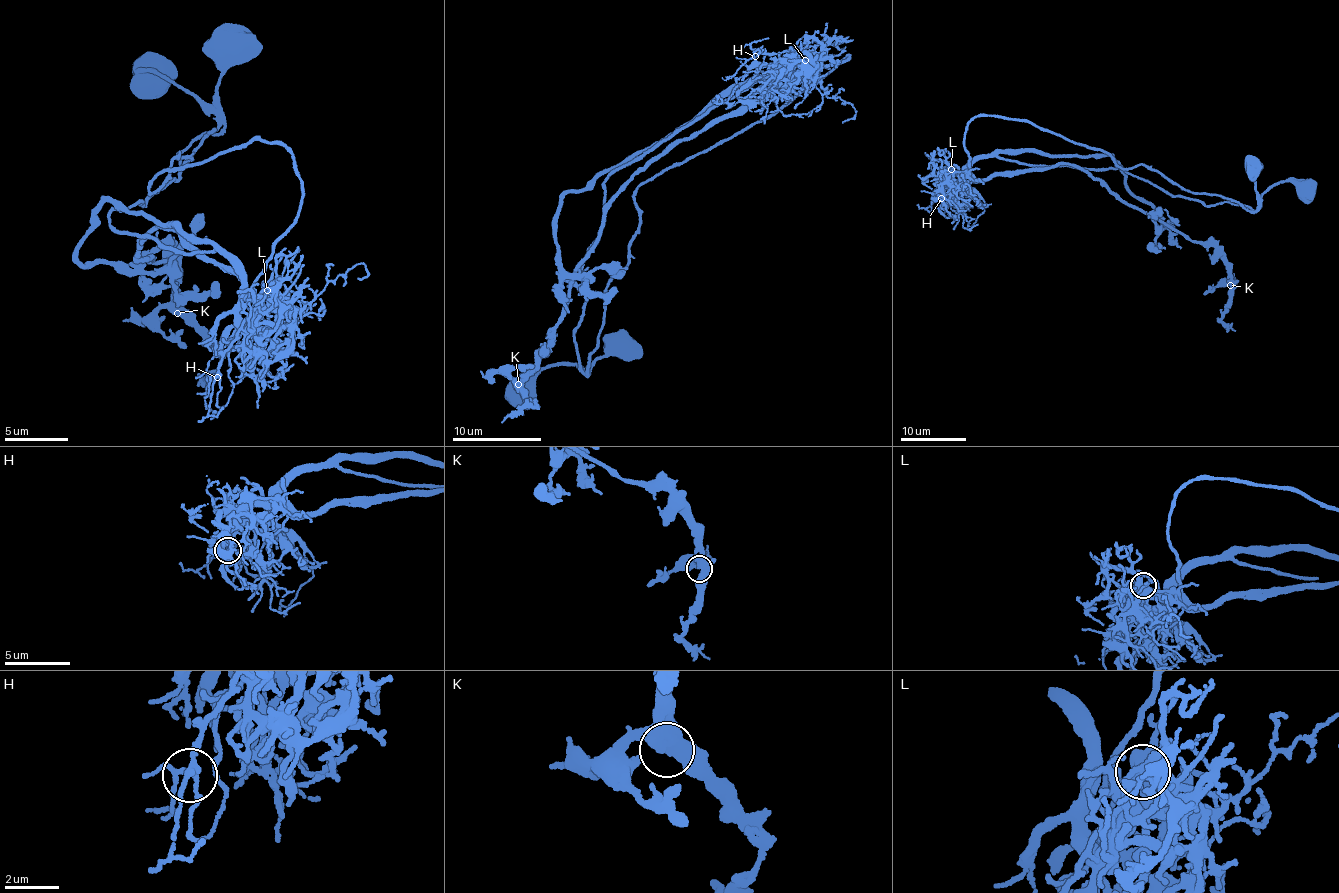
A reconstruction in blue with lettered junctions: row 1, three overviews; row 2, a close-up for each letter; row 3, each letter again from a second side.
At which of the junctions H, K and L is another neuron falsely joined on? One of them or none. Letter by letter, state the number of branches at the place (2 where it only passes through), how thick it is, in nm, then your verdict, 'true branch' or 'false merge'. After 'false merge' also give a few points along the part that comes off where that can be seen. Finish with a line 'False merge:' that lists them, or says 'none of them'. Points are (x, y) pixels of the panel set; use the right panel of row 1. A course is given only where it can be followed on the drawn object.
H: branches 5; calibre 170 nm; true branch
K: branches 4; calibre 440 nm; true branch
L: branches 6; calibre 420 nm; false merge; course (951, 169), (970, 170), (966, 127), (997, 115), (1098, 149), (1120, 169), (1146, 165), (1254, 211), (1250, 167)
False merge: L

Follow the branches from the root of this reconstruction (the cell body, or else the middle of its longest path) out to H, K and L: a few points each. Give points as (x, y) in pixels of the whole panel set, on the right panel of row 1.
H: (1306, 188), (1277, 184), (1256, 209), (1209, 205), (1121, 168), (995, 156), (943, 185), (941, 198)
K: (1306, 188), (1209, 205), (1121, 168), (996, 155), (1111, 157), (1230, 285)
L: (1306, 188), (1277, 184), (1254, 209), (1169, 194), (1118, 167), (1031, 166), (995, 156), (967, 171), (951, 169)

